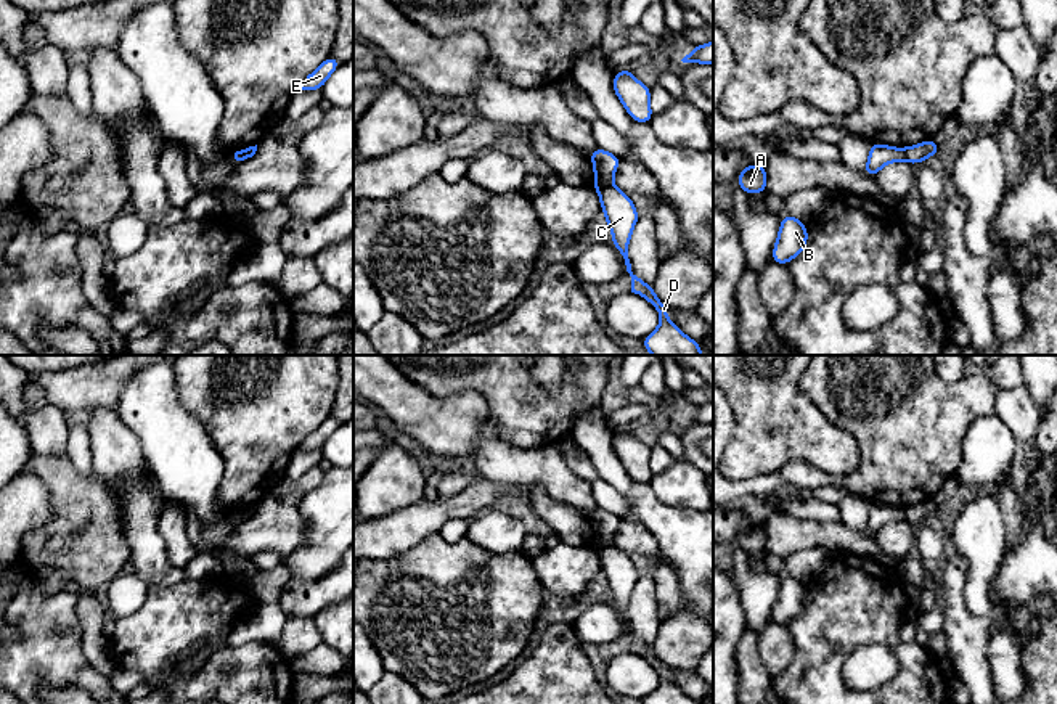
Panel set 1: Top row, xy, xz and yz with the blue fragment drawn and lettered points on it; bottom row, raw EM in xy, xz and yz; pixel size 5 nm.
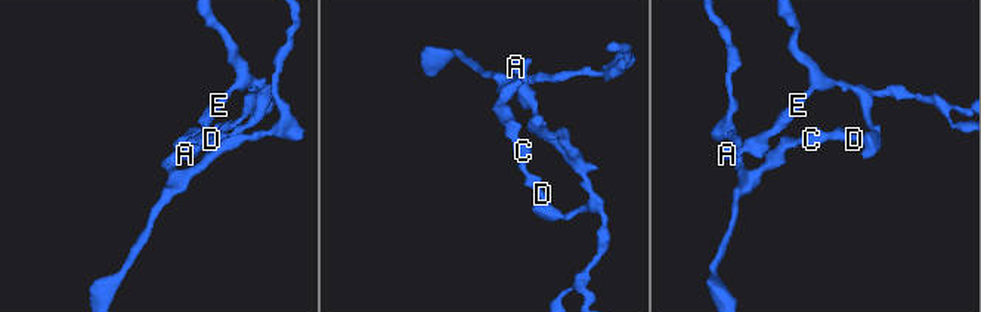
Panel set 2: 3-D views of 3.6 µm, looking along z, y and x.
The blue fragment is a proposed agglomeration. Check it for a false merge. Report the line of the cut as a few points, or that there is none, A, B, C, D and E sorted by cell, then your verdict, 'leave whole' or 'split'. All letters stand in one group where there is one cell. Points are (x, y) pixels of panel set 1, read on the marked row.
cut in xz along (611, 184), (598, 192); A C D E / B; split

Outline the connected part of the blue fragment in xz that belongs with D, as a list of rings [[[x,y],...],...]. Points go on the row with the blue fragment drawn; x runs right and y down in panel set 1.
[[[614,185],[598,193],[606,223],[612,231],[612,244],[623,256],[626,272],[631,276],[631,293],[643,296],[655,307],[660,317],[659,328],[641,339],[646,352],[652,355],[704,355],[700,342],[688,338],[676,323],[667,318],[670,307],[655,296],[654,286],[649,286],[631,272],[628,244],[633,228],[639,220],[638,209],[633,206],[631,198]]]

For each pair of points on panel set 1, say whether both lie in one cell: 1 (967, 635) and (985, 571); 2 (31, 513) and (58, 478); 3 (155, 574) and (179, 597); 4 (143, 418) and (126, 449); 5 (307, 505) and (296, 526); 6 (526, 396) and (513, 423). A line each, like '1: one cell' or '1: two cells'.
1: two cells
2: two cells
3: two cells
4: two cells
5: two cells
6: one cell

